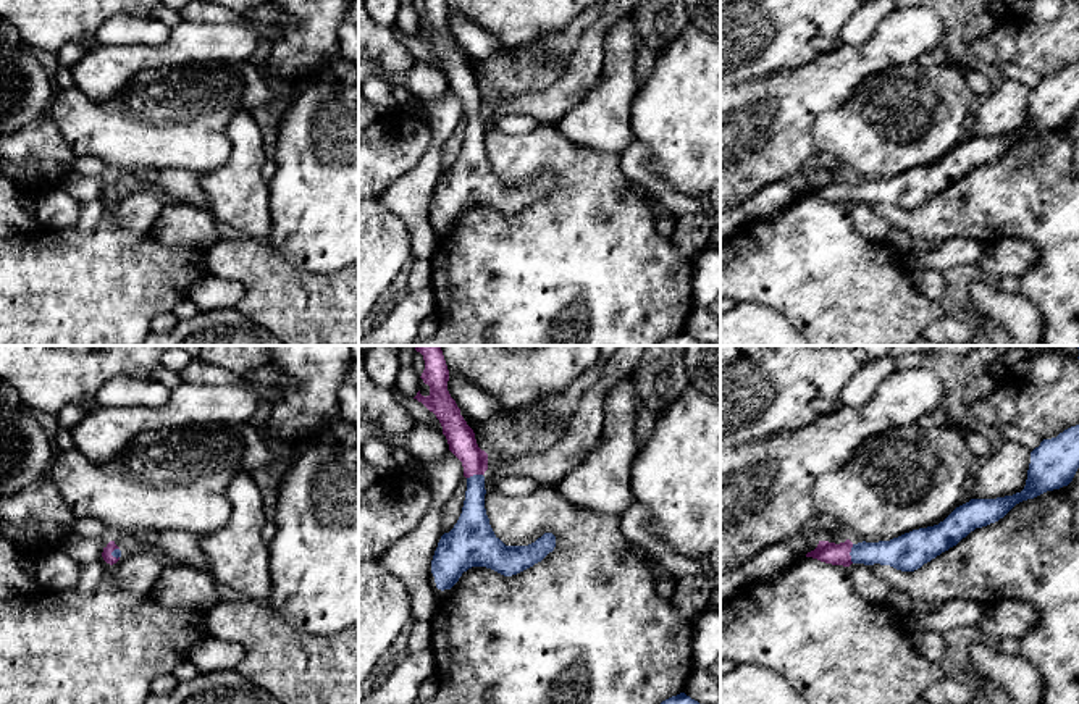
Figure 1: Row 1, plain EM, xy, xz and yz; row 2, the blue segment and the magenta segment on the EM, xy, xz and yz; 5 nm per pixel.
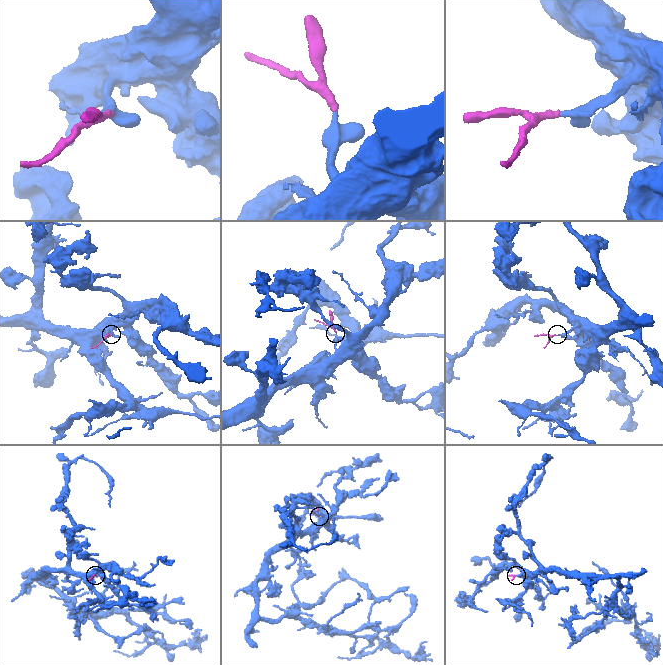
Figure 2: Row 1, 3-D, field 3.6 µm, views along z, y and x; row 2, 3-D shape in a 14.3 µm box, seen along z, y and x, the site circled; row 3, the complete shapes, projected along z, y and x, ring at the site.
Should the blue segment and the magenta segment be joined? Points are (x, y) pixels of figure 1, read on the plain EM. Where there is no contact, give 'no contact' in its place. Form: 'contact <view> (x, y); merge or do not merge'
contact yz (850, 192); merge

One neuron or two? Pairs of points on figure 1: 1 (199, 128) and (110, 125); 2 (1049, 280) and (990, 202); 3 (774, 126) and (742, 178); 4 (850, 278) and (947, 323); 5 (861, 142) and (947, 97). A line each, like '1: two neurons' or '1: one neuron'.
1: one neuron
2: one neuron
3: one neuron
4: two neurons
5: one neuron

